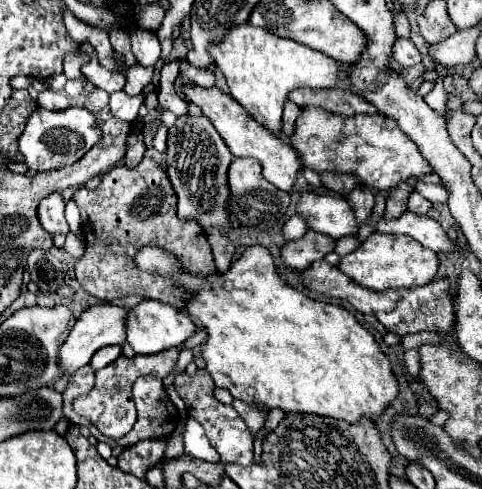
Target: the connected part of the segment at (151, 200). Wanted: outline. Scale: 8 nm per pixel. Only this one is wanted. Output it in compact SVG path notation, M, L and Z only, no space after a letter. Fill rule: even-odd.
M143 158L131 170L123 166L111 168L103 174L101 184L95 190L77 188L73 200L81 210L83 236L87 242L85 256L75 264L75 278L99 300L113 302L125 296L141 296L183 308L183 292L175 282L135 268L133 256L145 244L169 250L191 274L209 276L217 270L203 228L195 222L183 222L177 218L177 200L167 174L163 172L163 166L149 158Z

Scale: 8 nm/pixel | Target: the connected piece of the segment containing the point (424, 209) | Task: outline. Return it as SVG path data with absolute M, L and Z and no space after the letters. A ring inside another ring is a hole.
M413 192L409 196L409 206L407 206L411 212L415 214L427 214L429 208L431 208L431 202L427 198L423 198L419 192Z

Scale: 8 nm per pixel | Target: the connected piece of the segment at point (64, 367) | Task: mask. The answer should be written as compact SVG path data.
M97 304L97 306L91 306L87 308L79 320L75 322L69 338L65 340L63 348L59 350L59 364L61 364L61 372L63 376L59 378L59 382L55 382L55 390L57 392L63 392L65 386L67 386L67 380L65 376L67 374L73 374L77 368L81 368L83 364L89 364L91 362L91 356L103 348L103 346L109 346L109 344L123 344L125 342L125 332L123 332L123 316L127 316L127 308L119 308L119 306L113 306L113 304Z

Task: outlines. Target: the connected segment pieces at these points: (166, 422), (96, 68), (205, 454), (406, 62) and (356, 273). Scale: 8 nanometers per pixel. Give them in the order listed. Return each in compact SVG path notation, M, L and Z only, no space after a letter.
M141 376L133 384L133 400L137 406L137 422L133 430L119 438L119 440L107 440L95 426L87 424L89 432L99 440L123 448L131 448L133 444L141 440L157 440L167 438L175 430L175 406L165 394L163 382L155 376Z
M83 43L80 52L90 57L90 61L81 68L86 80L109 94L123 89L126 78L118 72L110 72L99 65L96 51L90 43Z
M187 418L185 426L185 452L195 456L195 458L201 458L201 460L209 460L209 462L217 462L219 460L219 454L211 448L205 432L203 432L203 426L195 420L195 418Z
M399 38L395 44L393 44L393 54L391 58L401 64L403 68L409 68L409 66L415 66L421 62L421 54L419 50L415 48L415 44L409 40L409 38Z
M373 232L353 254L341 258L339 268L353 282L369 290L383 292L389 288L413 288L429 284L439 270L439 258L433 250L423 248L417 240L411 240L409 236L387 236Z

